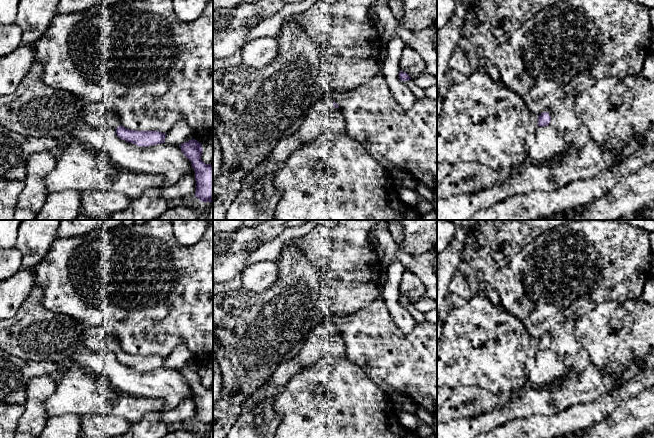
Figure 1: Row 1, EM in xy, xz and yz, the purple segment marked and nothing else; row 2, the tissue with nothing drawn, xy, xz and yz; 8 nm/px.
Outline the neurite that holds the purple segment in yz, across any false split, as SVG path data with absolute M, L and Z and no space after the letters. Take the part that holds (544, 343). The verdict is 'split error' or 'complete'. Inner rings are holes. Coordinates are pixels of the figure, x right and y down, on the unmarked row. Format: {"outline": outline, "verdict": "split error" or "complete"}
{"outline": "M564 320L555 323L552 328L538 340L538 350L551 350L566 367L572 368L580 347L574 338L575 321Z", "verdict": "split error"}

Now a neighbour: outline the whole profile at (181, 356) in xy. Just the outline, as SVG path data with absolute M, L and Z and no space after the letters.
M181 341L175 346L169 356L166 357L165 368L180 370L181 368L194 363L192 352L188 349L186 344Z

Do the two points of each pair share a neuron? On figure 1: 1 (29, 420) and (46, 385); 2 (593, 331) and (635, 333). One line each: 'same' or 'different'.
1: same
2: same

